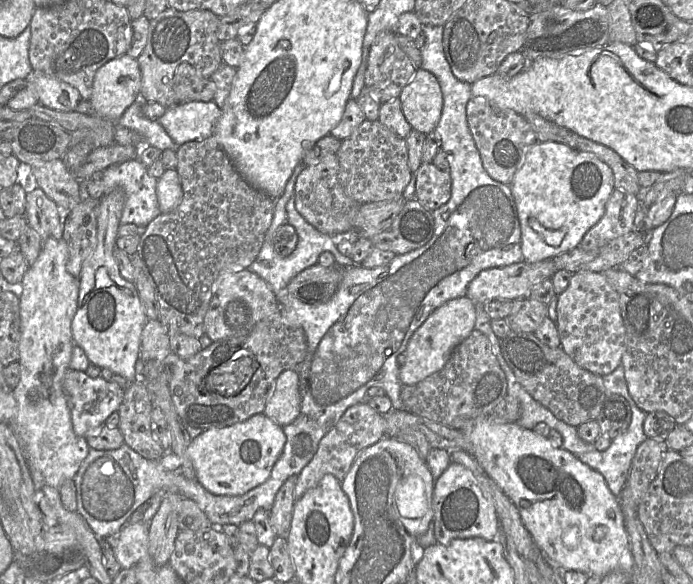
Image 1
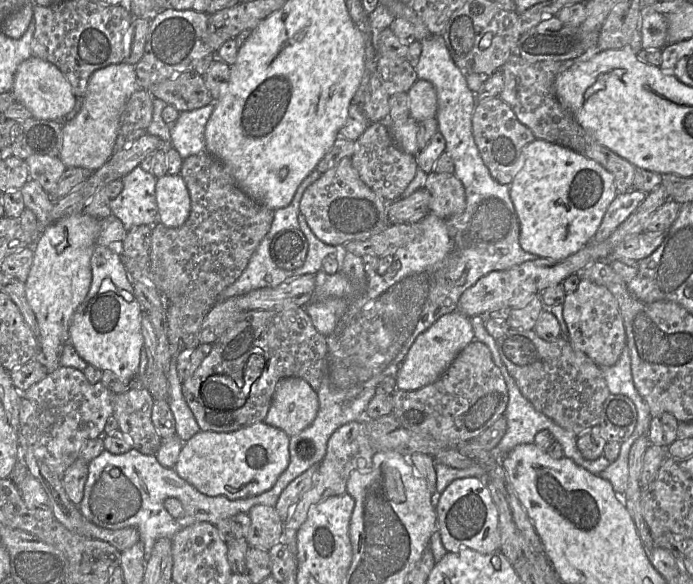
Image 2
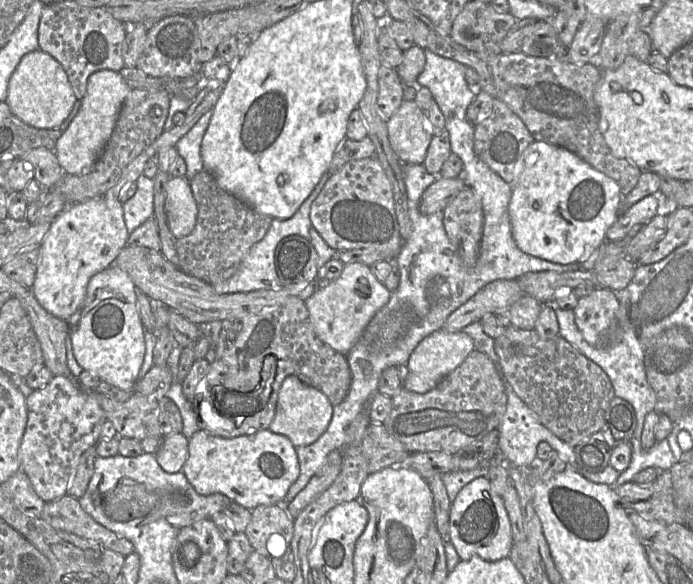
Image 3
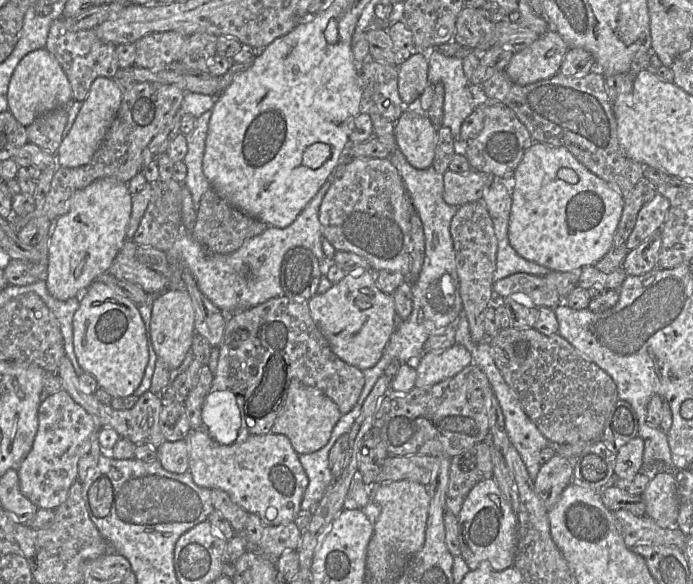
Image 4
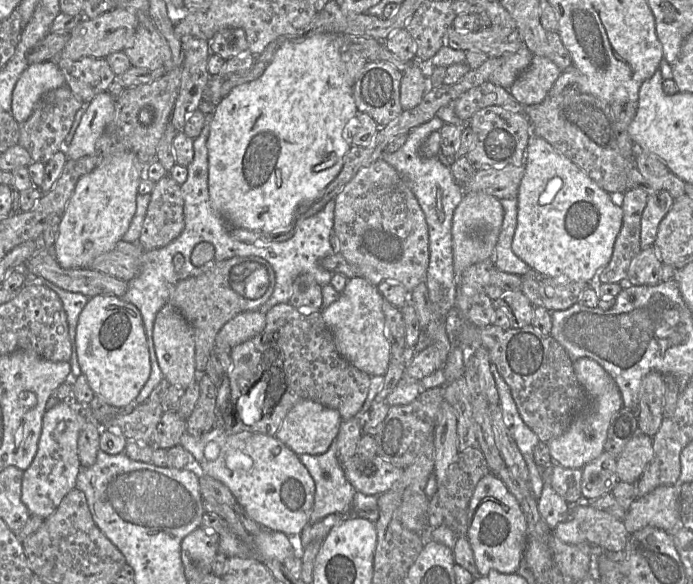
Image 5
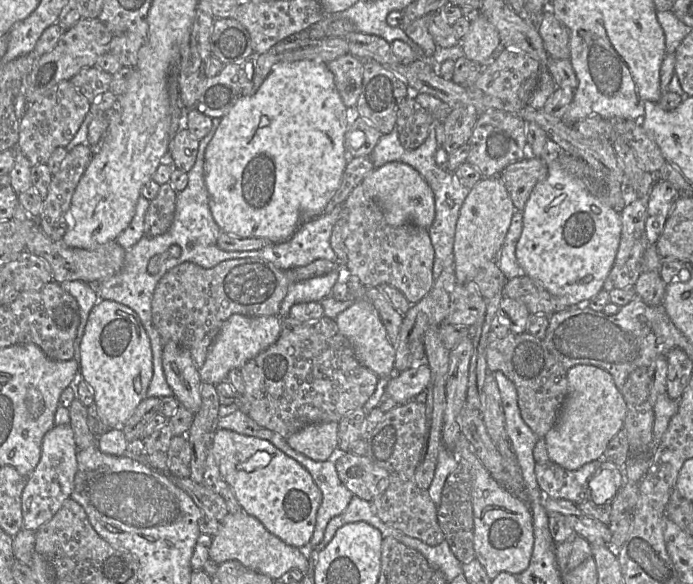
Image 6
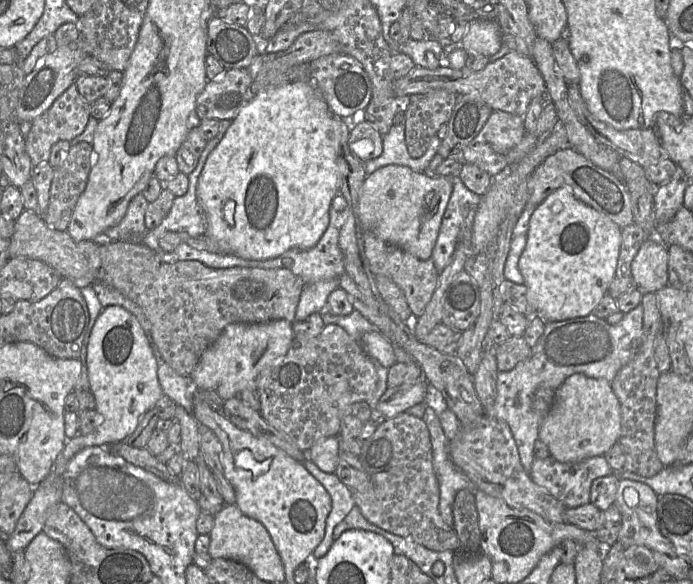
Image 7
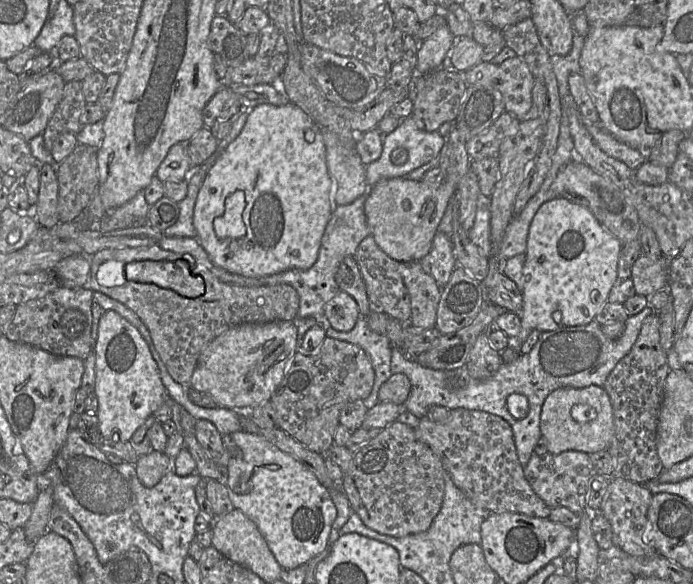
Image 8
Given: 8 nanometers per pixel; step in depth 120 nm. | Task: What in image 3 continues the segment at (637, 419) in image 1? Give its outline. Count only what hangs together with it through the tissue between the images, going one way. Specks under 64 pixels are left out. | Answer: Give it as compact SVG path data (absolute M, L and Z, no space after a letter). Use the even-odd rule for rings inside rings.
M637 425L630 440L632 447L631 462L626 470L620 472L613 487L618 487L628 482L633 482L634 477L640 471L653 467L660 471L670 470L677 460L674 458L671 451L668 439L656 442L655 445L648 449L643 450L641 447L641 436L644 428L643 425Z

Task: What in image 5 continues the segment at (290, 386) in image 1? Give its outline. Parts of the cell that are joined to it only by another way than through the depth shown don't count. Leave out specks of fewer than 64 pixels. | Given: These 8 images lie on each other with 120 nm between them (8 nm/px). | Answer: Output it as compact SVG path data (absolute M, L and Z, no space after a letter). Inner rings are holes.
M301 400L287 413L273 436L296 455L320 455L337 437L341 421L337 410Z

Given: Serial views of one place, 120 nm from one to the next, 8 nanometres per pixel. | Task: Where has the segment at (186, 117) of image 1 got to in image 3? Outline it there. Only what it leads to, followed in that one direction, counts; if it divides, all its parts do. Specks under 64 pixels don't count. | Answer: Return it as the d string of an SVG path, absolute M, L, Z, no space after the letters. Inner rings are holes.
M212 109L204 113L175 145L178 155L185 161L185 177L188 180L192 179L197 173L204 169L203 161L201 159L201 144L211 116Z

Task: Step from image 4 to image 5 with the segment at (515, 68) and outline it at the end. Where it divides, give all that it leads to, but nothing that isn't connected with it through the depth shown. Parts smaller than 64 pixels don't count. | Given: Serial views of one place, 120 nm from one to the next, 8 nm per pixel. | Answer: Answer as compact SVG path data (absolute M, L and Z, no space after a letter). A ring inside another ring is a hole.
M533 55L530 65L511 86L510 94L524 107L539 104L547 97L560 73L549 58Z

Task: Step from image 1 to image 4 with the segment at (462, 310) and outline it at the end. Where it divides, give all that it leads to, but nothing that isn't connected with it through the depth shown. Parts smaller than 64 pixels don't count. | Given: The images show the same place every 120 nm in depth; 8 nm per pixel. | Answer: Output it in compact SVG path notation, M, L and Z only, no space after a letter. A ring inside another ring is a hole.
M457 343L445 350L423 353L416 367L415 387L431 387L455 376L471 363L471 353Z

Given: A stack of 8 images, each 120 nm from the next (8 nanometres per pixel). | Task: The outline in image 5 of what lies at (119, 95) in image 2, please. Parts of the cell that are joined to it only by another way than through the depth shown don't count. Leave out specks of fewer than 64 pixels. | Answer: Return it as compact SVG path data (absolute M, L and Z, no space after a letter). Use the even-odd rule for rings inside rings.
M107 91L91 100L67 148L68 160L77 160L94 153L98 139L113 118L115 103Z

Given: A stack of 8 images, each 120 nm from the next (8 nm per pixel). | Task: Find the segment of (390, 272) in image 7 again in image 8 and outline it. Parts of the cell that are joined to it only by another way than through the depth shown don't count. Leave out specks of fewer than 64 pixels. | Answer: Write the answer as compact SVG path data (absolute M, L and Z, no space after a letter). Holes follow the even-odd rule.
M418 261L400 262L399 272L410 295L410 324L413 327L434 328L441 288Z

